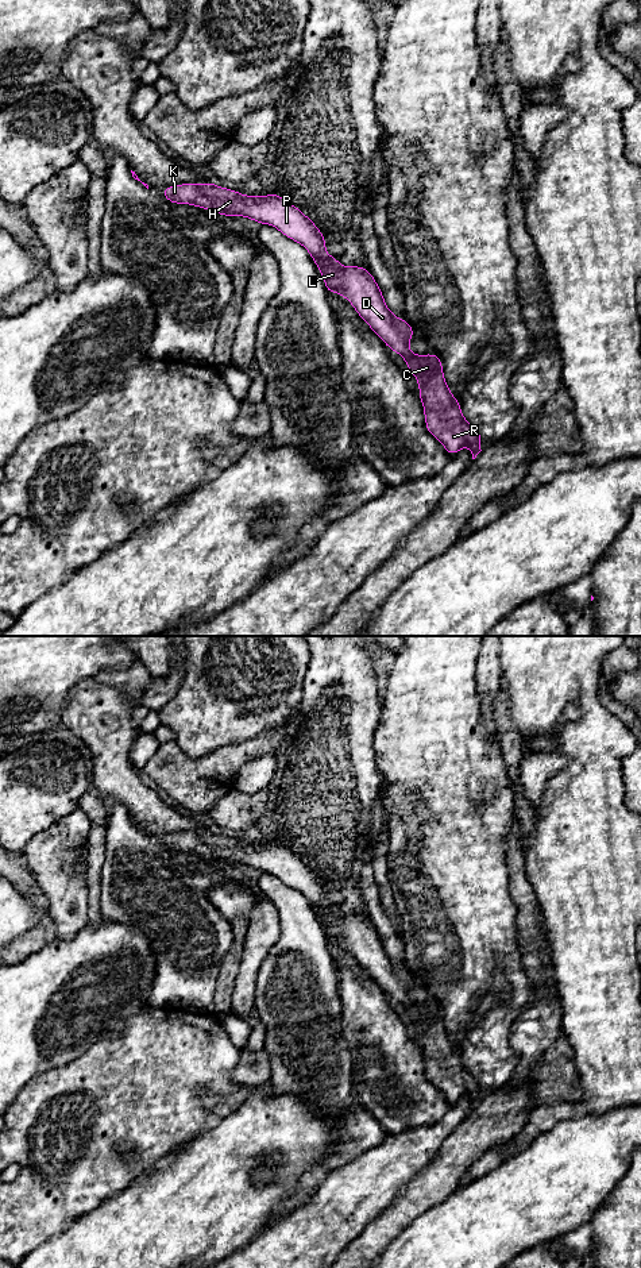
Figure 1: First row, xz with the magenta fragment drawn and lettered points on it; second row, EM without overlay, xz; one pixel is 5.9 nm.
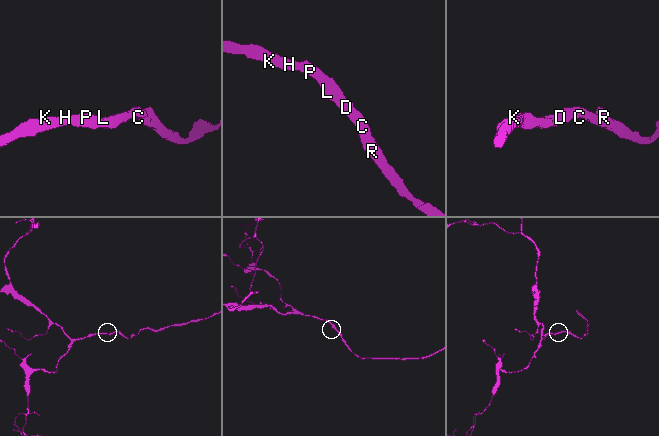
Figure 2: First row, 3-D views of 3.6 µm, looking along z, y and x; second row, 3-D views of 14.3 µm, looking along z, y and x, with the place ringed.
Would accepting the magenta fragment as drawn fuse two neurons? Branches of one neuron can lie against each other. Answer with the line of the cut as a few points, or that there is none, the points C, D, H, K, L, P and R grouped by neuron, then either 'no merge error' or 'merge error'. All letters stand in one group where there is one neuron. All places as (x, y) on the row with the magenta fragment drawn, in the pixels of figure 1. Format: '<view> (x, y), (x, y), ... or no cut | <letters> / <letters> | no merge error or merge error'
no cut | C D H K L P R | no merge error

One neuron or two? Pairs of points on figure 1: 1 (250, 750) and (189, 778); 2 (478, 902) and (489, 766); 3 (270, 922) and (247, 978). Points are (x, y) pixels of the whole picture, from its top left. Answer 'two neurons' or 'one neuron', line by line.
1: one neuron
2: one neuron
3: one neuron

